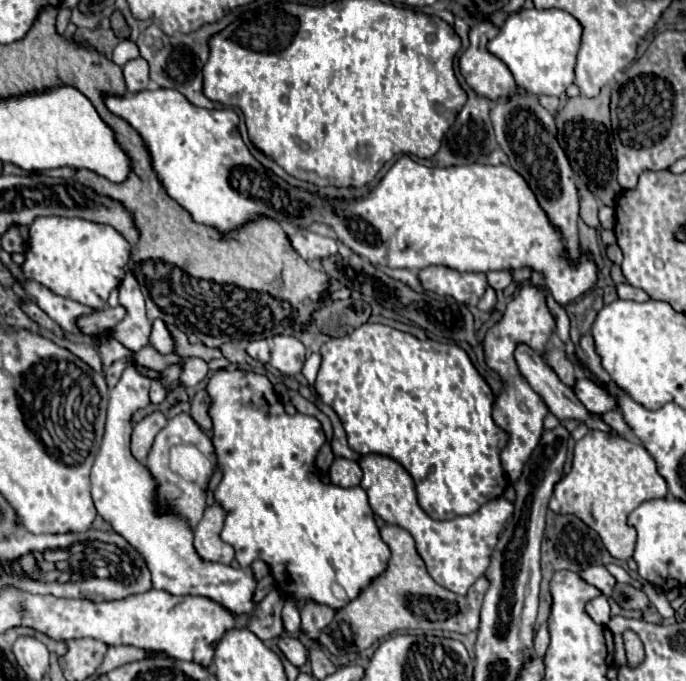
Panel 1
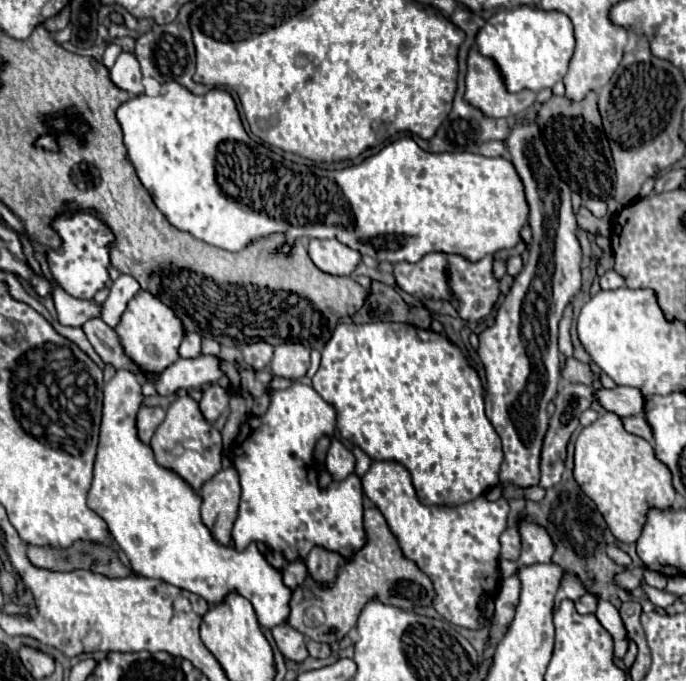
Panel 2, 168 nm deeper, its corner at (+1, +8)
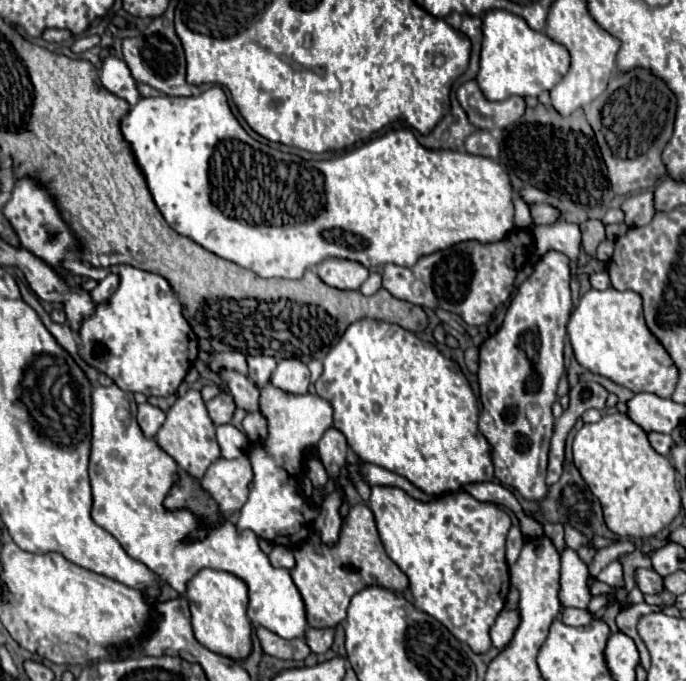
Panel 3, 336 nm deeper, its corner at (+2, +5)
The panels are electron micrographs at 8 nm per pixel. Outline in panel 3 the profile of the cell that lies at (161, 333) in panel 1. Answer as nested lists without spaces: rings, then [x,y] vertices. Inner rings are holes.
[[[124,264],[116,266],[116,272],[120,274],[120,288],[108,304],[98,304],[94,316],[84,320],[78,332],[82,342],[80,354],[126,392],[170,396],[196,362],[198,338],[184,320],[182,306],[162,276]]]

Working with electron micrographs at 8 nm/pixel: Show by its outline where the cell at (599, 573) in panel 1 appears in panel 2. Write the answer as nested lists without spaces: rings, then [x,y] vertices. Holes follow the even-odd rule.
[[[635,567],[635,569],[625,569],[621,575],[615,577],[615,583],[625,589],[625,591],[633,591],[641,585],[643,581],[643,567]]]

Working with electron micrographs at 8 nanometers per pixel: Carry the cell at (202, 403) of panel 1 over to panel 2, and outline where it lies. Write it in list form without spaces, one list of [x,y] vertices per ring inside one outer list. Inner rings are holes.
[[[209,385],[203,391],[203,399],[199,403],[201,413],[209,423],[215,423],[217,417],[227,409],[227,405],[229,405],[229,391],[223,389],[221,385]]]

